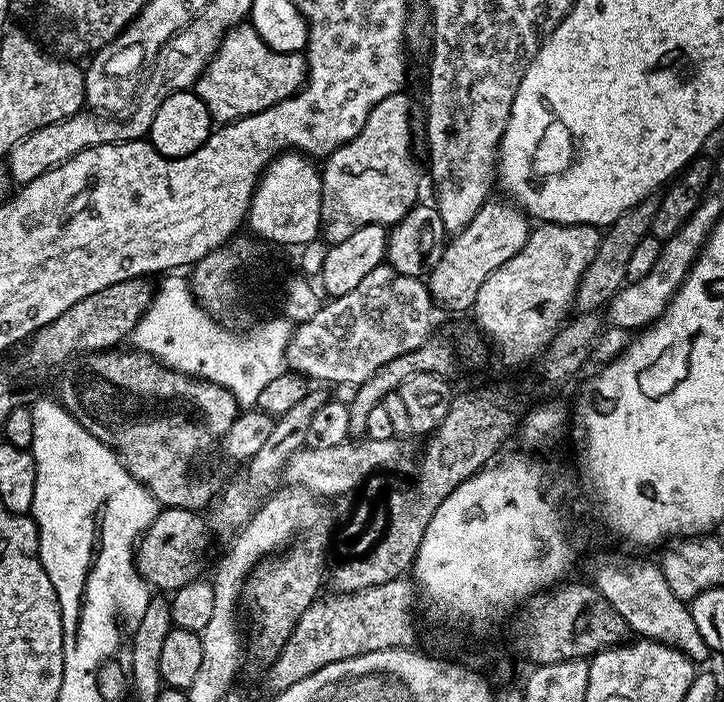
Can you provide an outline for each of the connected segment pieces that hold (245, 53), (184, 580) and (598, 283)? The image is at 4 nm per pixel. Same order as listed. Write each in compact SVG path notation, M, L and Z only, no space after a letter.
M251 23L236 24L222 38L218 50L212 56L212 60L206 66L206 70L197 78L194 91L198 98L206 106L213 121L217 125L229 124L235 120L246 118L250 114L258 114L294 93L299 92L308 78L308 61L298 52L279 52L266 42L262 42L260 35L253 30Z
M164 506L157 511L138 548L138 568L149 585L175 590L197 579L196 563L200 560L200 547L204 544L204 528L206 532L205 521L204 524L200 521L200 515L199 511L191 508Z
M659 195L647 196L645 200L639 200L634 206L630 206L630 210L623 212L614 223L603 229L598 250L594 254L590 266L586 266L576 287L574 308L577 313L596 312L603 309L615 292L624 287L628 280L626 265L630 262L632 251L638 247L638 242L642 242L642 238L650 235L652 219L659 205Z

